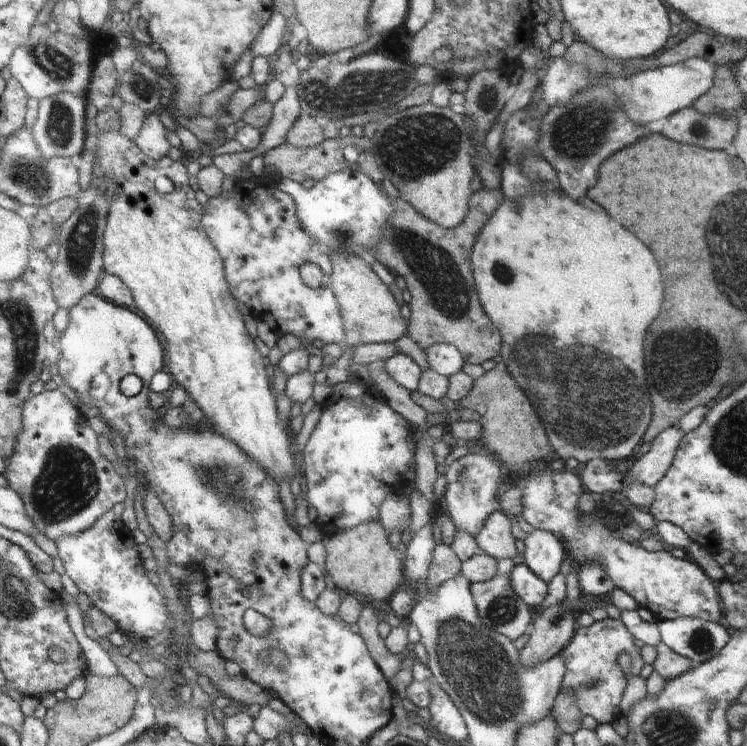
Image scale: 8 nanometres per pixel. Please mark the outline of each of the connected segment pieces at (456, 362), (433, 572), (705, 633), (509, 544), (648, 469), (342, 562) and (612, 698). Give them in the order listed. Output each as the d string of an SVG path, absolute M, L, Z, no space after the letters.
M434 343L425 350L428 366L442 376L451 377L464 367L465 360L461 352L448 343Z
M436 545L430 563L429 577L425 582L427 588L437 589L443 582L456 577L461 572L461 563L450 545Z
M694 617L658 620L655 623L661 634L661 642L691 660L694 667L720 654L721 648L731 639L722 626Z
M500 508L494 509L494 512L488 515L482 530L475 536L475 539L480 552L489 554L497 560L502 558L516 559L516 544L514 544L516 540L512 536L512 524L510 524L510 518Z
M676 425L662 431L626 473L653 487L673 463L676 449L684 435L685 432Z
M380 522L362 523L351 529L324 534L322 543L326 549L324 571L340 593L356 595L360 600L370 598L371 603L382 603L388 602L392 592L400 586L402 564L394 548L390 548Z
M605 618L602 621L594 621L591 626L581 627L578 626L575 629L574 636L569 640L569 643L562 650L561 659L565 664L565 673L561 684L560 691L570 691L577 700L577 707L582 711L583 716L592 716L596 722L601 723L614 723L622 715L622 700L626 700L626 692L630 692L630 684L634 684L634 676L642 676L642 668L646 668L646 660L642 659L642 648L638 647L638 640L628 632L628 628L624 626L624 623L620 619Z

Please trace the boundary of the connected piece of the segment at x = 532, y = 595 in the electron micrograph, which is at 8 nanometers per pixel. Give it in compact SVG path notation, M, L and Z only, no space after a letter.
M517 561L509 576L518 598L530 605L530 608L536 608L544 602L548 585L526 563Z

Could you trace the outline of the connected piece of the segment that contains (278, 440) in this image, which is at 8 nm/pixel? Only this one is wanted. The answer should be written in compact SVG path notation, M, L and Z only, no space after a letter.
M103 130L98 131L95 136L87 140L87 149L94 151L94 160L92 164L94 179L98 179L96 184L98 187L105 189L106 200L109 202L109 211L106 217L106 226L103 234L103 270L104 273L116 275L125 281L129 287L130 292L133 293L133 300L135 308L146 320L150 320L154 324L154 328L158 329L162 340L166 343L167 350L167 372L172 376L175 386L180 386L185 389L187 394L194 398L194 400L202 406L204 414L210 418L210 424L215 431L220 431L223 435L230 437L247 455L254 459L259 467L262 467L267 475L270 475L275 482L280 479L287 479L288 474L294 470L292 464L292 456L290 456L290 448L288 448L288 434L284 430L284 426L278 420L278 412L276 412L276 402L268 384L268 376L266 376L266 364L262 360L262 356L258 354L252 338L246 332L242 314L238 312L236 300L230 294L228 280L226 280L226 272L222 270L225 268L224 258L218 252L217 247L210 240L205 228L202 224L203 214L200 203L194 198L194 190L188 186L188 172L184 168L182 162L174 162L168 155L160 160L155 161L151 157L147 157L145 152L137 145L136 140L132 140L126 135L121 135L117 130Z

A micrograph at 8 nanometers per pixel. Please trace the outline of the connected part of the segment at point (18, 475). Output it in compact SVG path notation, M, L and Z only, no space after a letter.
M60 389L43 390L26 404L26 432L3 475L20 495L38 532L55 542L89 529L116 504L126 500L124 478L99 451L97 434Z

